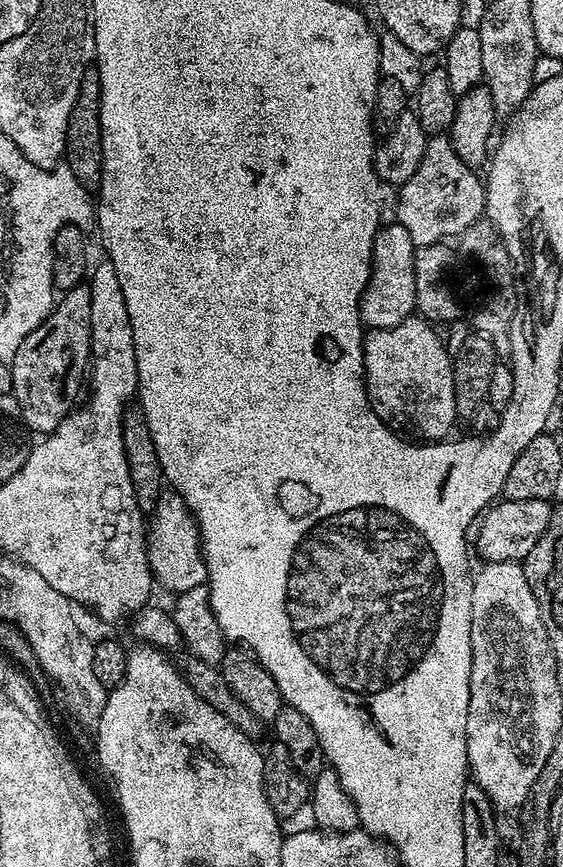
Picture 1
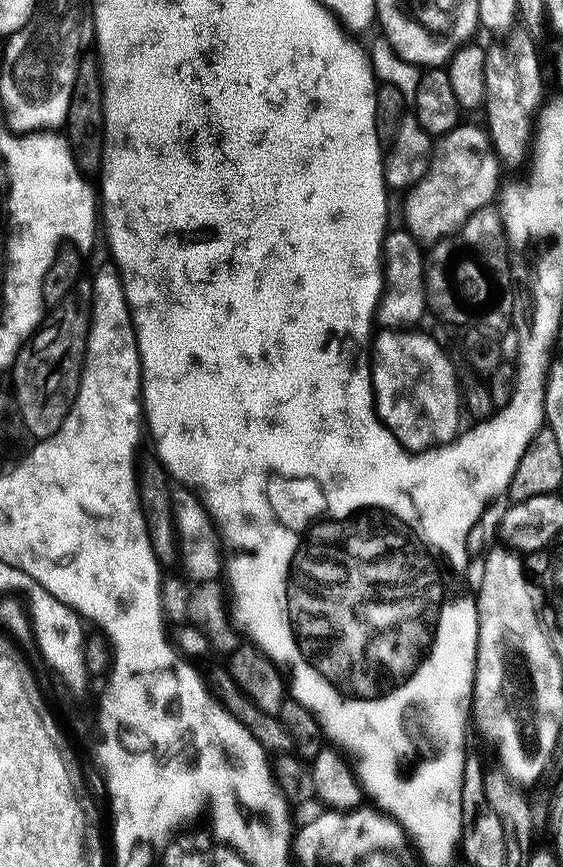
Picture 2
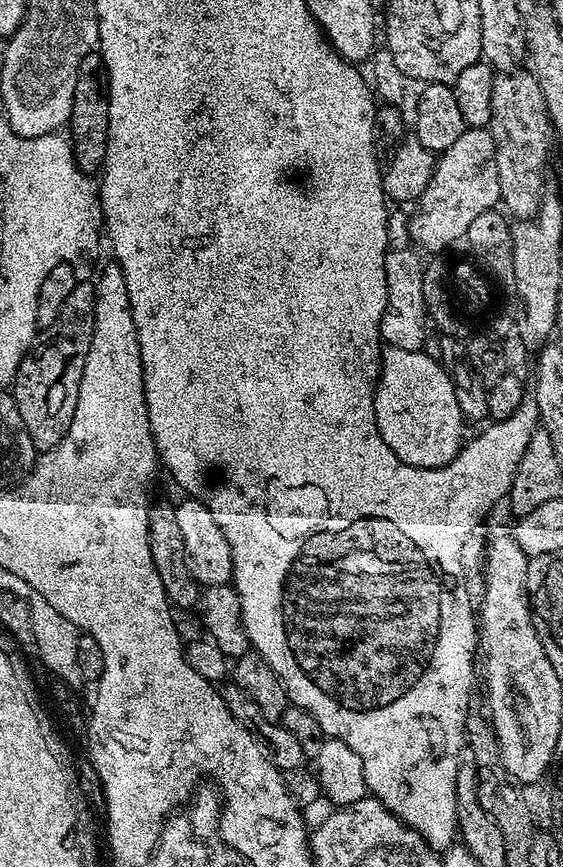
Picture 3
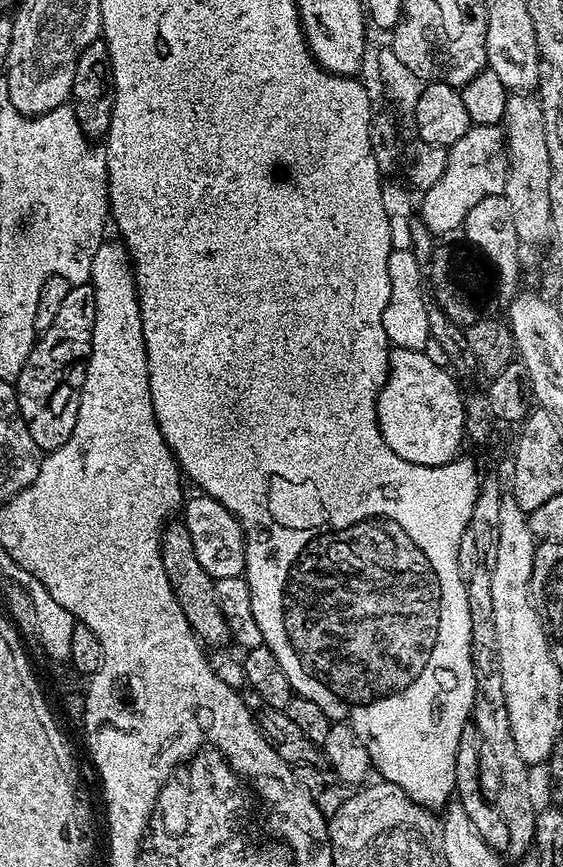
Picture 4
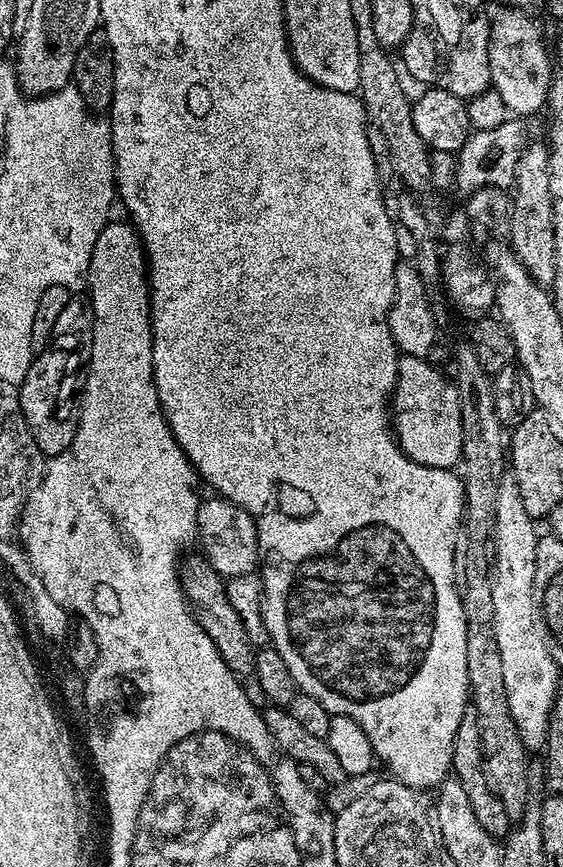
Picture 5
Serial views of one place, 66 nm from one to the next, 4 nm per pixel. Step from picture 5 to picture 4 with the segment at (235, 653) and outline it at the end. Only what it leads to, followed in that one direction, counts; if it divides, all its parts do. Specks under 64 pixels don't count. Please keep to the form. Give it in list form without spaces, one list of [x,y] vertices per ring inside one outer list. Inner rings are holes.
[[[183,522],[165,523],[160,534],[160,557],[166,570],[166,578],[174,590],[174,598],[178,606],[182,606],[182,614],[186,614],[186,622],[190,622],[193,633],[209,649],[224,648],[233,643],[230,626],[226,626],[226,618],[222,618],[222,610],[218,607],[216,581],[206,570],[202,570],[197,556],[194,554],[194,542],[190,542],[190,530],[186,530]]]

